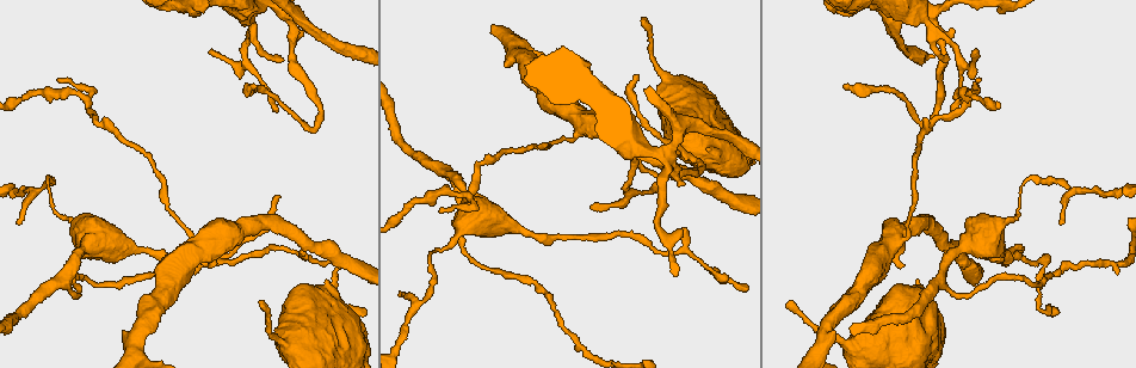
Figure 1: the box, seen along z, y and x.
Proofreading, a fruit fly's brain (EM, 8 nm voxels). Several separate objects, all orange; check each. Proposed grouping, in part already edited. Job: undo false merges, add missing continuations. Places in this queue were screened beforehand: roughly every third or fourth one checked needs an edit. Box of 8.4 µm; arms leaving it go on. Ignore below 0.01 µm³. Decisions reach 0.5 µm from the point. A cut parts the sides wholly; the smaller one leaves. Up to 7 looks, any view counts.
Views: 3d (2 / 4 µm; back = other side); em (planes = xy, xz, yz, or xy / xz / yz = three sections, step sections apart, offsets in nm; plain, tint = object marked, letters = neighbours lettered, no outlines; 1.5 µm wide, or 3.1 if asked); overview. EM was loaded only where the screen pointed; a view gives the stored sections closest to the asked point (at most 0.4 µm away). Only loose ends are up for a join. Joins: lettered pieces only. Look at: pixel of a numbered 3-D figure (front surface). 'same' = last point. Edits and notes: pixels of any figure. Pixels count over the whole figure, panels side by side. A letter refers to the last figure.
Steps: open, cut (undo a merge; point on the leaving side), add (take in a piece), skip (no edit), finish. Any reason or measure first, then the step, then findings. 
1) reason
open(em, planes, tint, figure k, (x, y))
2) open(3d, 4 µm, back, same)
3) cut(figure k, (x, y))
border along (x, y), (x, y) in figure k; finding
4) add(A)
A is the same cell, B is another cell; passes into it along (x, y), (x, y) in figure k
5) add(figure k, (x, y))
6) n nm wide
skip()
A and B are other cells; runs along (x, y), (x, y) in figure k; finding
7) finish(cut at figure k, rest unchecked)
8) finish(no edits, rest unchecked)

branch stops here
open(3d, 4 µm, figure 1, (654, 187))

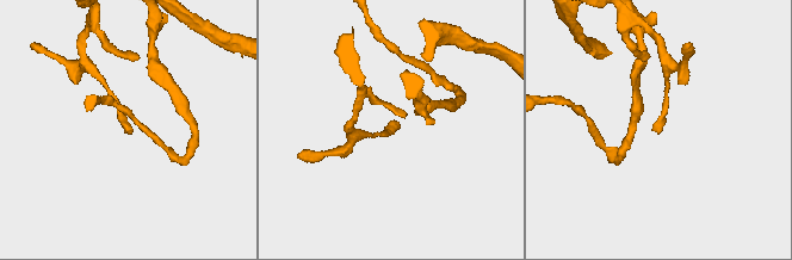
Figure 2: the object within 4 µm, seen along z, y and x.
open(em, planes, letters, figure 2, (397, 127))

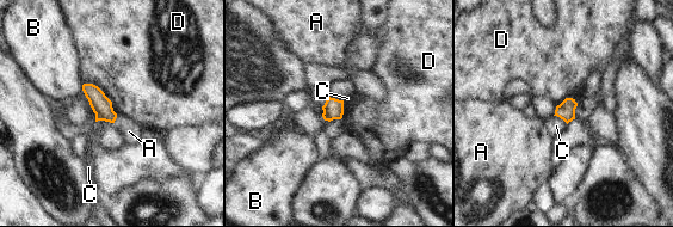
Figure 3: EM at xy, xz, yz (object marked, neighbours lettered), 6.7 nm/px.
D touches over 320 nm
skip()
A, B, C and D are other cells; border along (82, 84), (94, 84), (117, 114) in figure 3; none of them fits

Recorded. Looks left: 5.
tapers out
open(3d, 2 µm, figure 1, (788, 302))

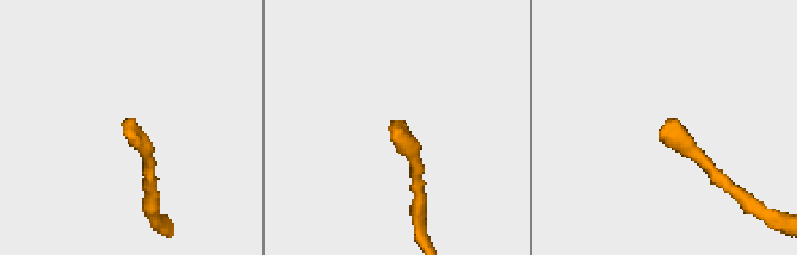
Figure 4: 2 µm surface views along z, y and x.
open(em, planes, tint, figure 4, (668, 123))

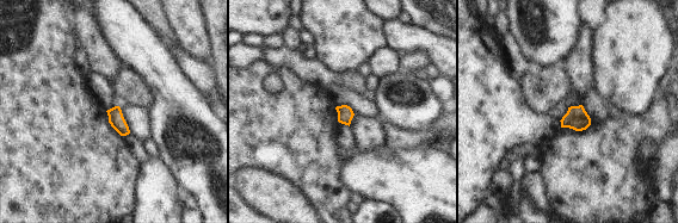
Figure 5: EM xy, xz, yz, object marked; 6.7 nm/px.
open(em, planes, letters, same)

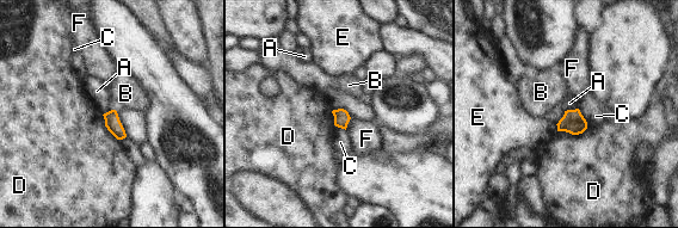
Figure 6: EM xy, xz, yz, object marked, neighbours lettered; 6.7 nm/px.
skip()
A, B, C, D, E and F are other cells; border along (578, 108), (566, 111) in figure 6; none of them fits

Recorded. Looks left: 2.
finish(no edits, rest unchecked)

